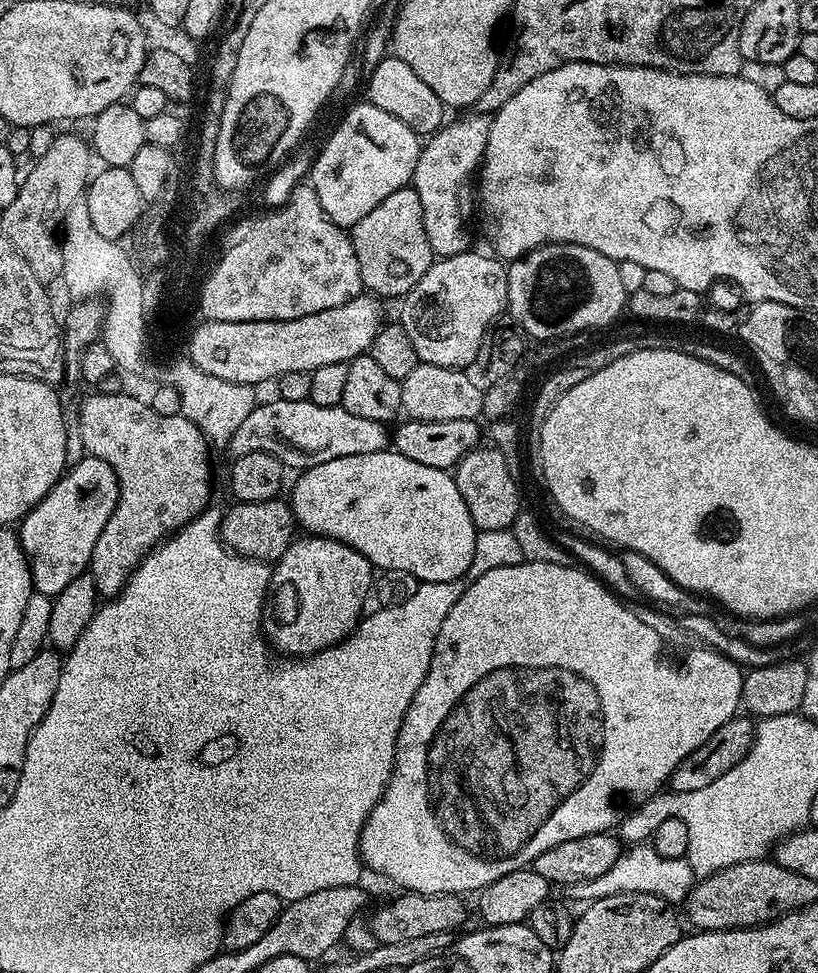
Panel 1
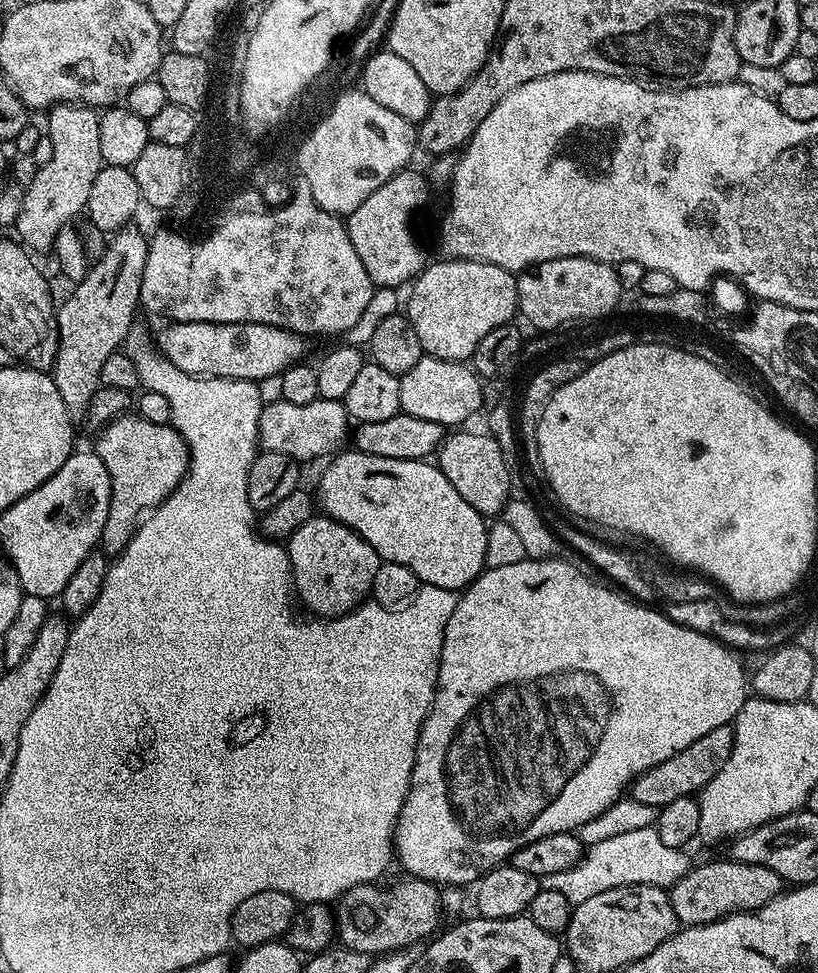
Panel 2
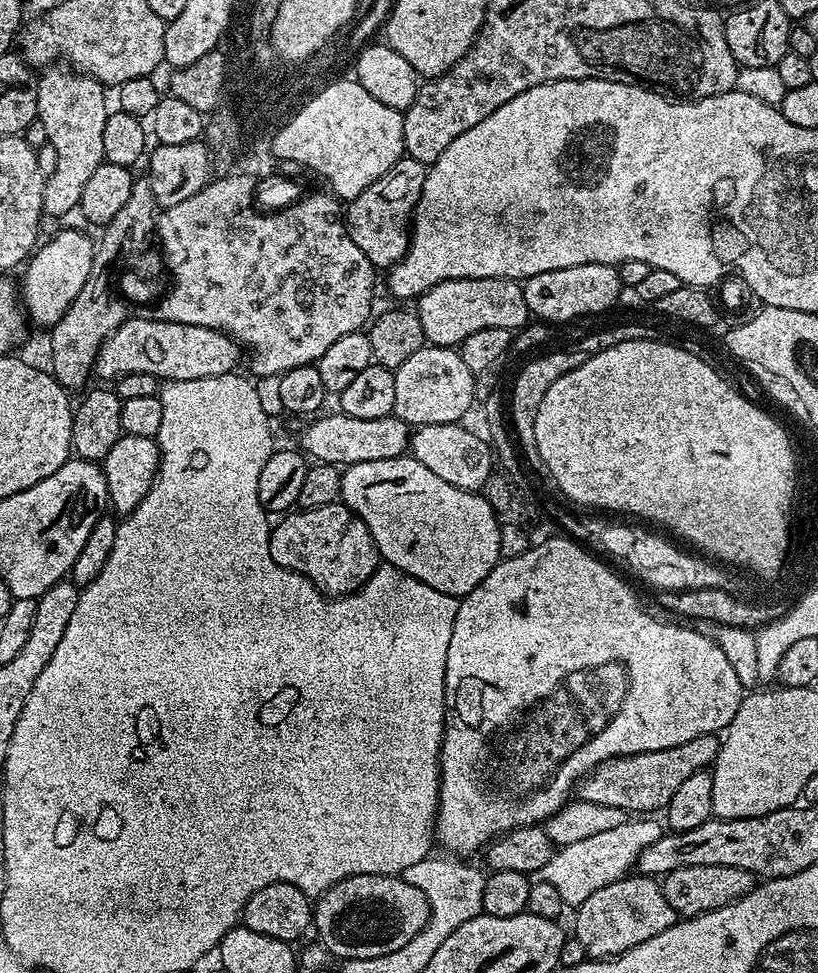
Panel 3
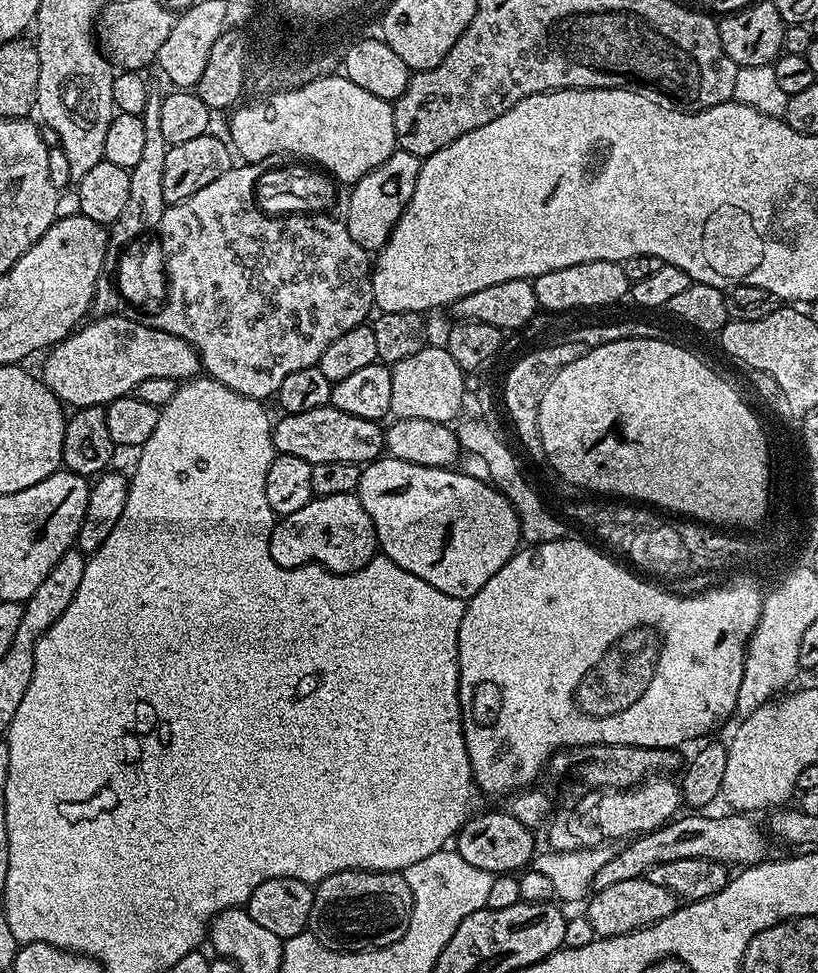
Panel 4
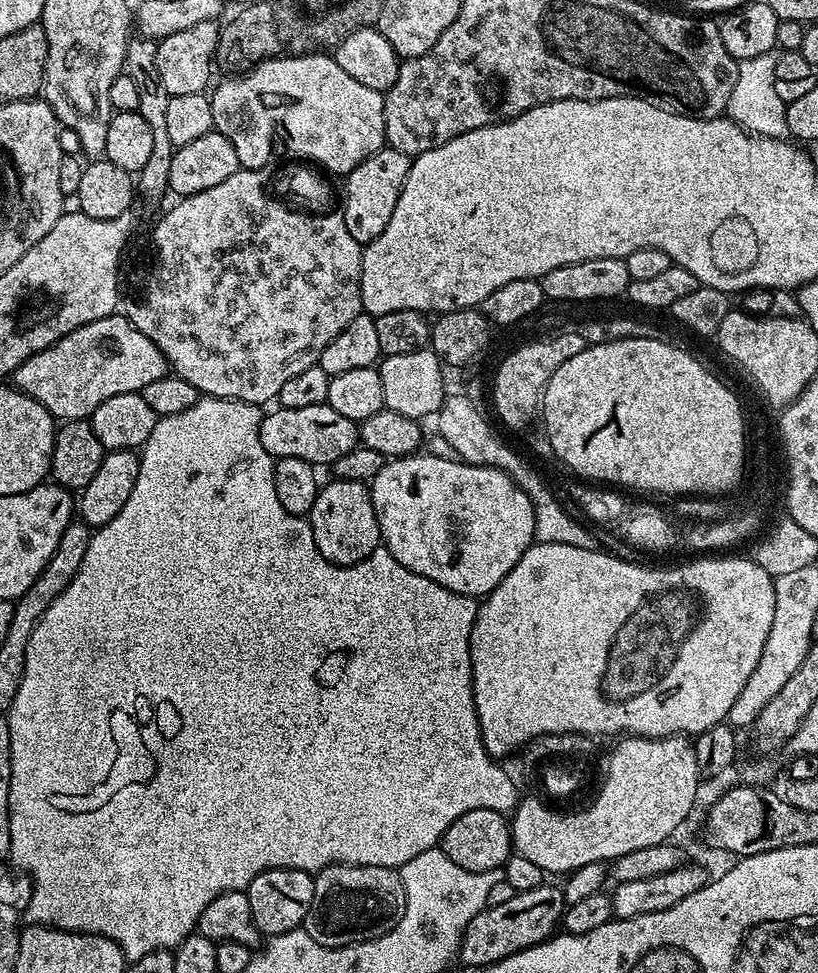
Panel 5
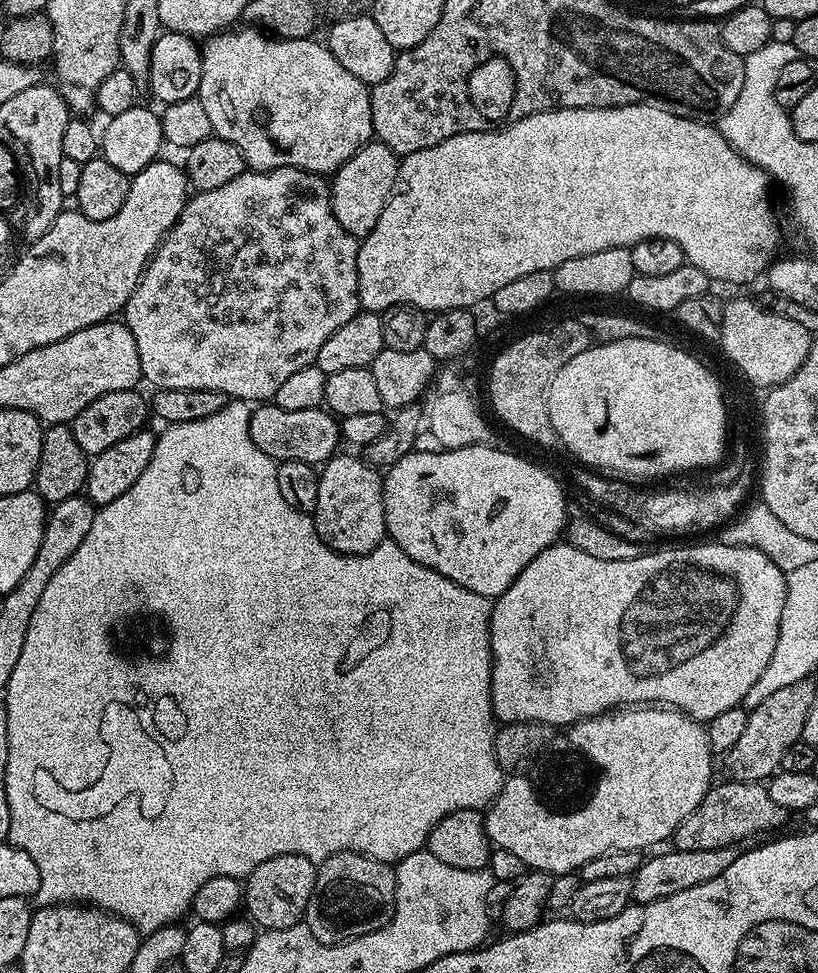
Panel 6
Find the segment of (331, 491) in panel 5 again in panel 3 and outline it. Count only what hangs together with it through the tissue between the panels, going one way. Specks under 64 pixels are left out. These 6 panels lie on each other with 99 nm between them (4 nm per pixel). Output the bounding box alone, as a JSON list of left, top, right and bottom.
[268,504,382,596]

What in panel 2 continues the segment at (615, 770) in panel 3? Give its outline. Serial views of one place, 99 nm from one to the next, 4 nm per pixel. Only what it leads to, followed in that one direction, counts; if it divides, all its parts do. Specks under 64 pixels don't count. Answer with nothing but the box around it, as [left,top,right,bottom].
[630,724,736,810]

